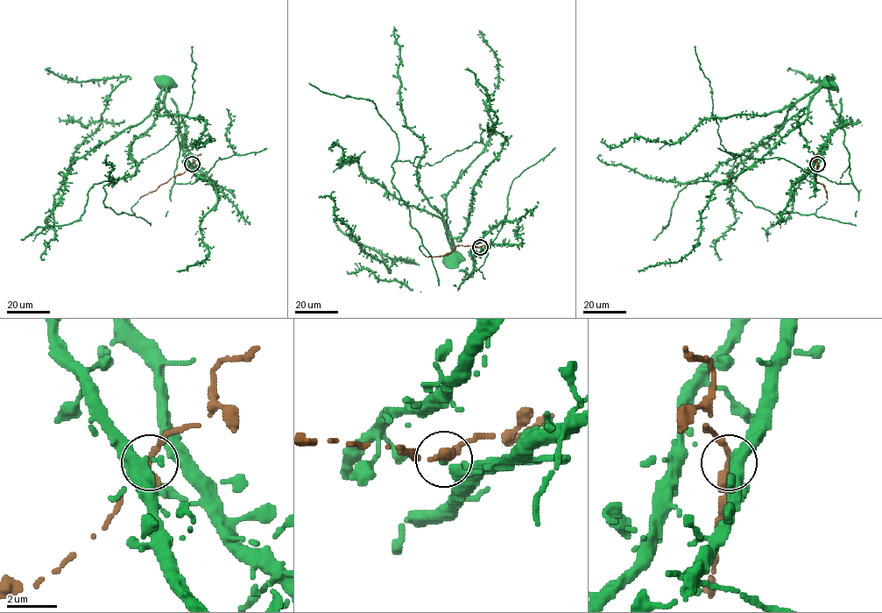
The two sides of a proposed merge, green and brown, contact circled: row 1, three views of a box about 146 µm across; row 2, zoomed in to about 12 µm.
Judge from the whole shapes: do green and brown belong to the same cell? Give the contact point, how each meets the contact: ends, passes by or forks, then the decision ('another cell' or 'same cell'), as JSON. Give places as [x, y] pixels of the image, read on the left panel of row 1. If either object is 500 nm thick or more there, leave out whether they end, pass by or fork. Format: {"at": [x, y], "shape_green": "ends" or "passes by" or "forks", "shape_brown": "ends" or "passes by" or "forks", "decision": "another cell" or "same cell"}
{"at": [192, 164], "shape_green": "ends", "shape_brown": "passes by", "decision": "same cell"}

